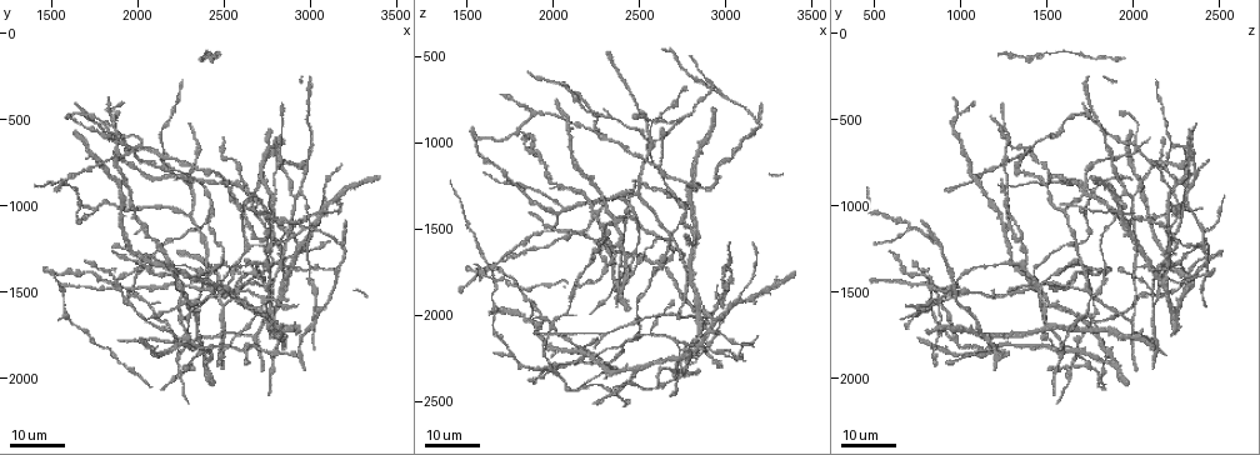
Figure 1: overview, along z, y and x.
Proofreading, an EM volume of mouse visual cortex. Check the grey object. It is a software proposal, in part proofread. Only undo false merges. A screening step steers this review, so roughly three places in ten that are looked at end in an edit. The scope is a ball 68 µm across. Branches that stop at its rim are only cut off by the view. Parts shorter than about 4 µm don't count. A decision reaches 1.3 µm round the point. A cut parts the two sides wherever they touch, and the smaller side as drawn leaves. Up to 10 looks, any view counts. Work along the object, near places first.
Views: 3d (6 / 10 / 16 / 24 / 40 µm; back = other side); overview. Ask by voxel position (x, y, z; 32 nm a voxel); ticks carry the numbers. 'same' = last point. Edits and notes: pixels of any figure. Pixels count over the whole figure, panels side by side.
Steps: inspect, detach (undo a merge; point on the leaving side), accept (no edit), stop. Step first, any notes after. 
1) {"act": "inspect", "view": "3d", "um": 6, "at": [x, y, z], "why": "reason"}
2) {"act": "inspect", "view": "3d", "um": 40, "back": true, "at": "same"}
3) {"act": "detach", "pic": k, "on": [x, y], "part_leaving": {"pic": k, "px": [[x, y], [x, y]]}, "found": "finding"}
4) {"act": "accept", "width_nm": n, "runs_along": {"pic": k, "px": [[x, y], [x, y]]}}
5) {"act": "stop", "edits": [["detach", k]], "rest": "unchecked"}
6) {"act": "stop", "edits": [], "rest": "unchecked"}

{"act": "inspect", "view": "3d", "um": 16, "at": [1920, 660, 2000], "why": "a fork"}

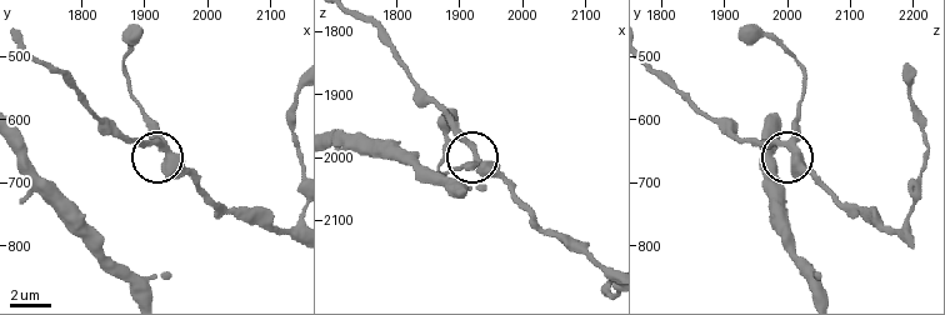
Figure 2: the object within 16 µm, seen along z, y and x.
{"act": "inspect", "view": "3d", "um": 10, "at": [1925, 635, 1995]}

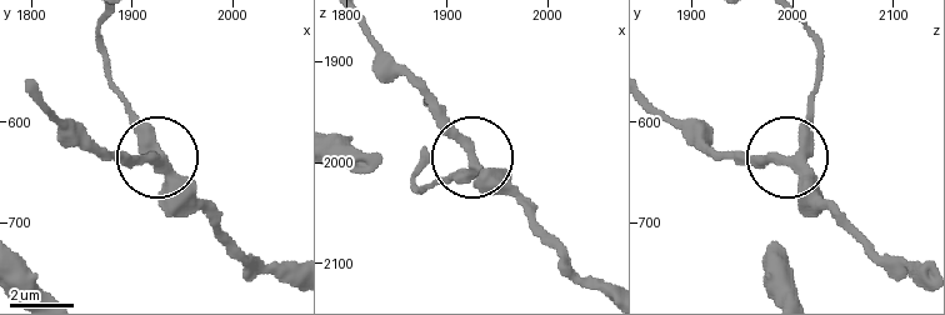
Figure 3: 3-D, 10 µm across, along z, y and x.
{"act": "accept", "arms": 3, "runs_along": {"pic": 3, "px": [[600, 290], [479, 164], [425, 185]]}, "found": "one cell here"}

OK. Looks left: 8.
{"act": "inspect", "view": "3d", "um": 16, "at": [2420, 1920, 1880]}

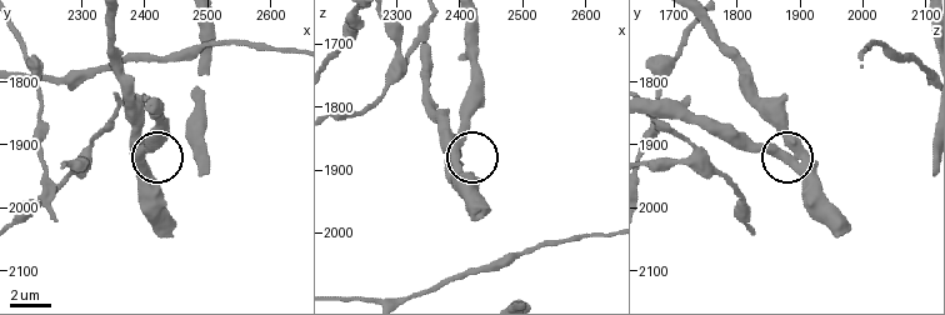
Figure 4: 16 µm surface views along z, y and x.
{"act": "inspect", "view": "3d", "um": 6, "at": [2395, 1910, 1860], "why": "zoom in"}

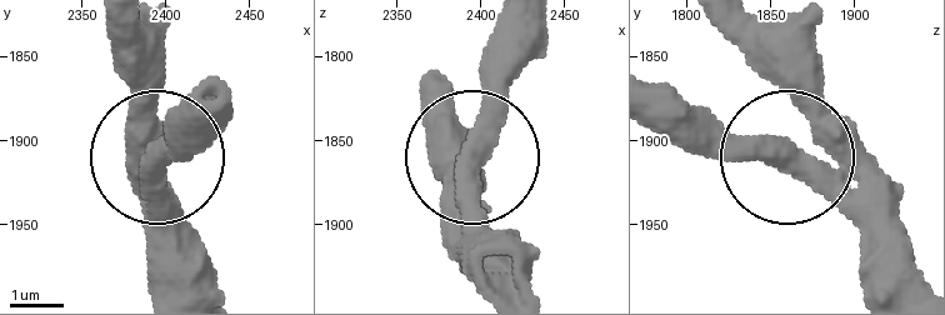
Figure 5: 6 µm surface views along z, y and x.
{"act": "accept", "width_nm": 440, "runs_along": {"pic": 5, "px": [[420, 86], [451, 171], [474, 163], [474, 284]]}, "found": "continuous, no second cell"}

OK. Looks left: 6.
{"act": "inspect", "view": "3d", "um": 24, "at": [2260, 1960, 1620], "why": "arms part here"}

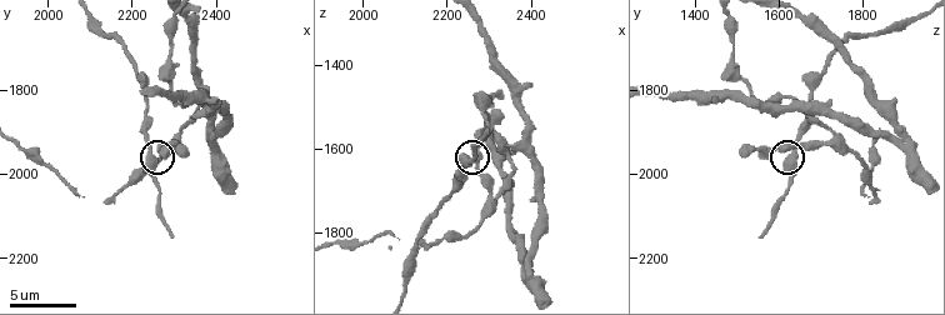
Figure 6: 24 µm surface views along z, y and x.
{"act": "inspect", "view": "3d", "um": 10, "at": [2245, 1955, 1625]}

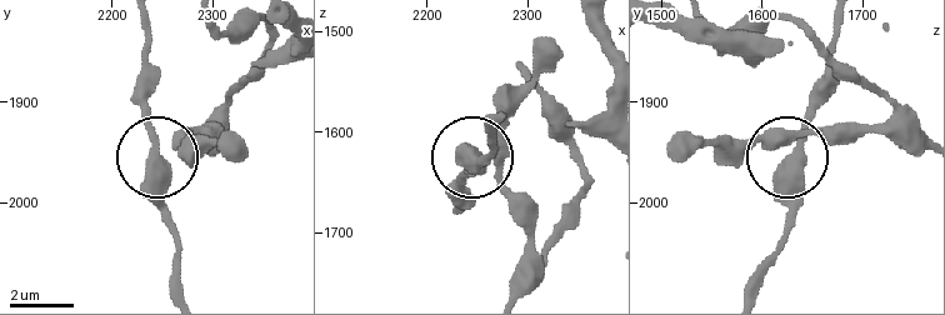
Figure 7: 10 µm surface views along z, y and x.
{"act": "accept", "width_nm": 390, "runs_along": {"pic": 7, "px": [[145, 21], [148, 141], [173, 236]]}, "found": "one cell here"}

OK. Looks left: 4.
{"act": "inspect", "view": "3d", "um": 16, "at": [2780, 1360, 1360]}

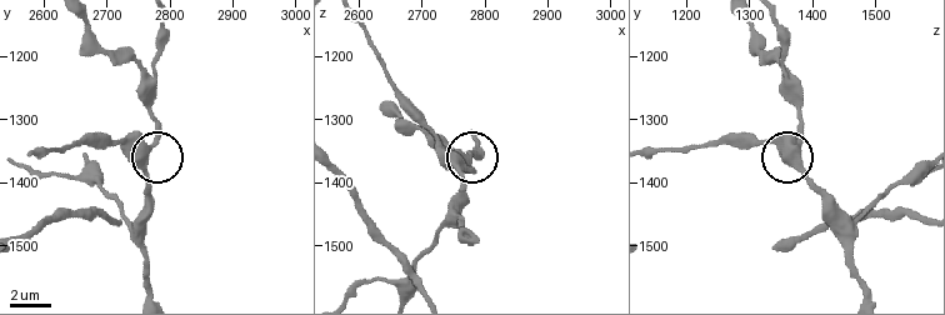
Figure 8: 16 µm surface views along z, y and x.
{"act": "inspect", "view": "3d", "um": 6, "at": [2770, 1340, 1375]}

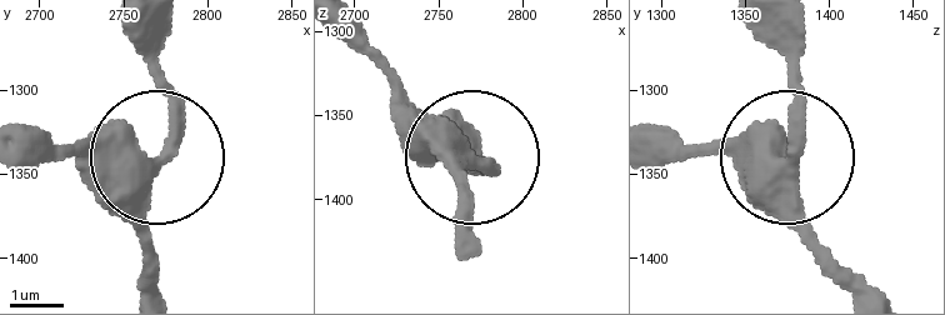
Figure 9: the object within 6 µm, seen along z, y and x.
{"act": "inspect", "view": "3d", "um": 6, "back": true, "at": [2768, 1344, 1372]}

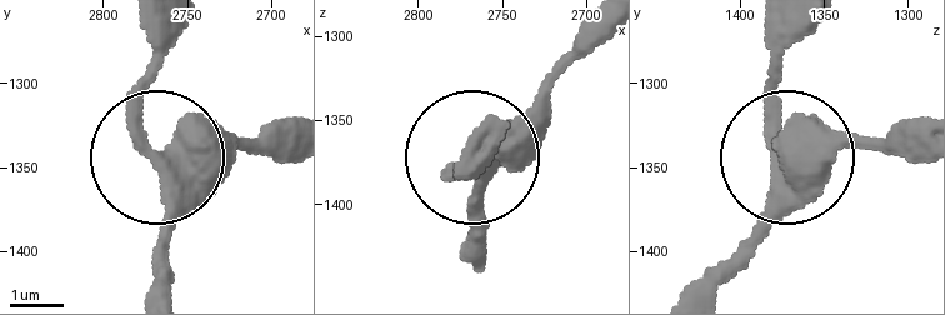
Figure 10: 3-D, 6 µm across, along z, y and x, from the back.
{"act": "accept", "width_nm": 450, "runs_along": {"pic": 10, "px": [[164, 285], [164, 178], [136, 124], [150, 29]]}, "found": "all the same cell"}

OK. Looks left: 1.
{"act": "stop", "edits": [], "rest": "unchecked"}

